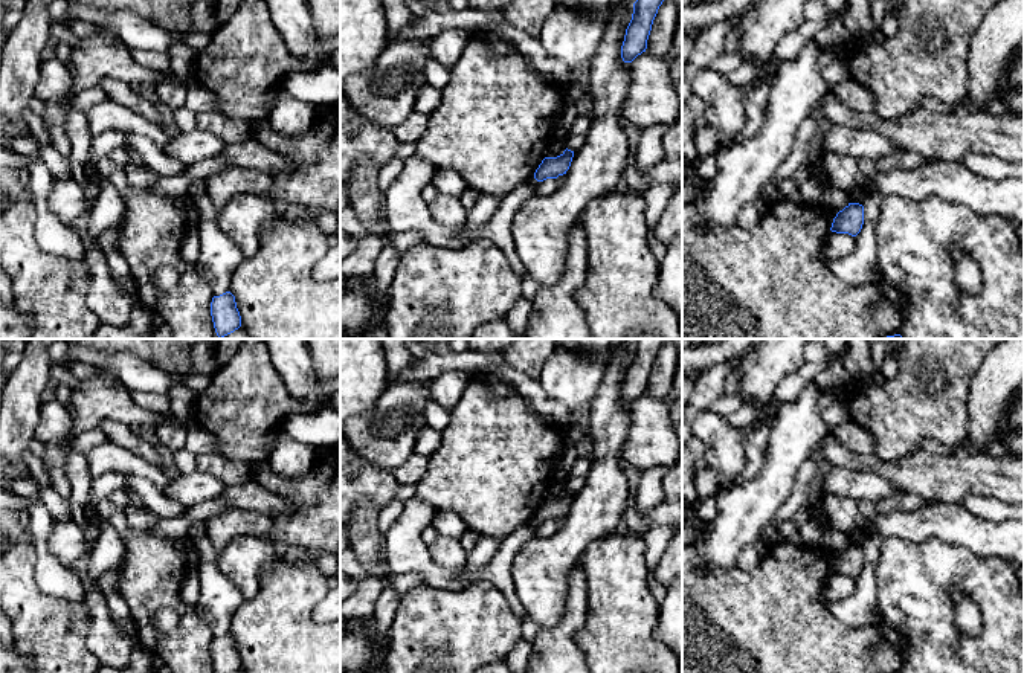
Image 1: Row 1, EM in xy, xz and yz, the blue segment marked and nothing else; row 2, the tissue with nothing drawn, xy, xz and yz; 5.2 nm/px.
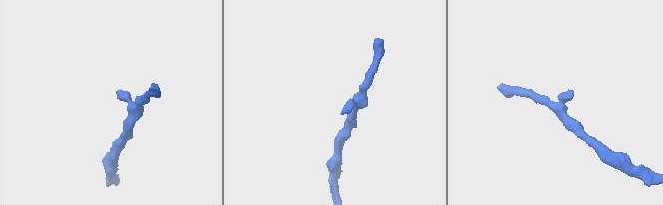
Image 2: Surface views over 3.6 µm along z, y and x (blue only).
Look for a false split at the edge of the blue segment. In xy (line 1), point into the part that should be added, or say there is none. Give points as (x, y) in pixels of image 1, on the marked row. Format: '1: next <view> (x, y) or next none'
1: next none

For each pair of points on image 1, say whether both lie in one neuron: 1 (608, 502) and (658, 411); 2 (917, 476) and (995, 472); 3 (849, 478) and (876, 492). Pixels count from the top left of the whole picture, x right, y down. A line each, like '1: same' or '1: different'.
1: different
2: same
3: same

